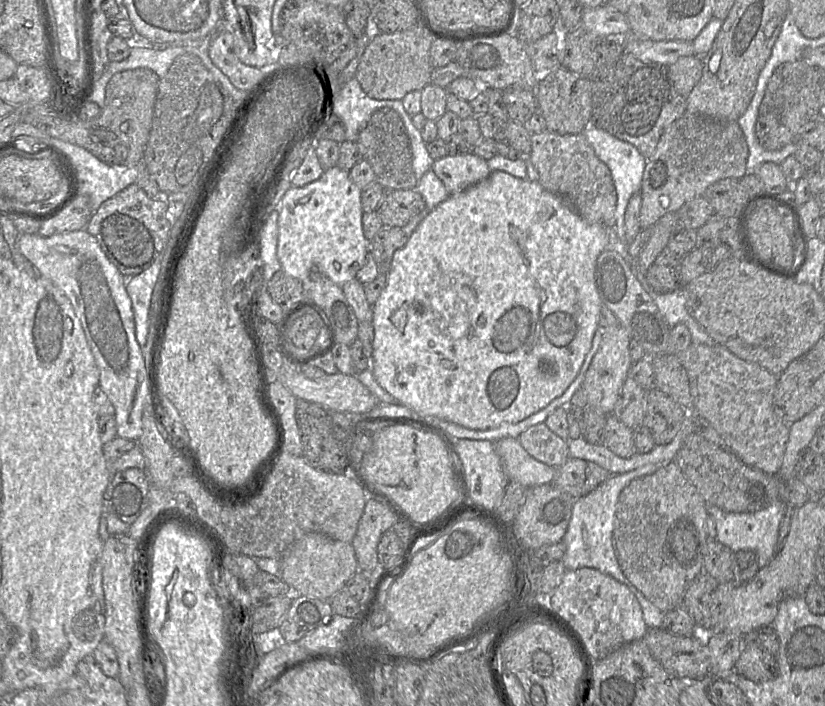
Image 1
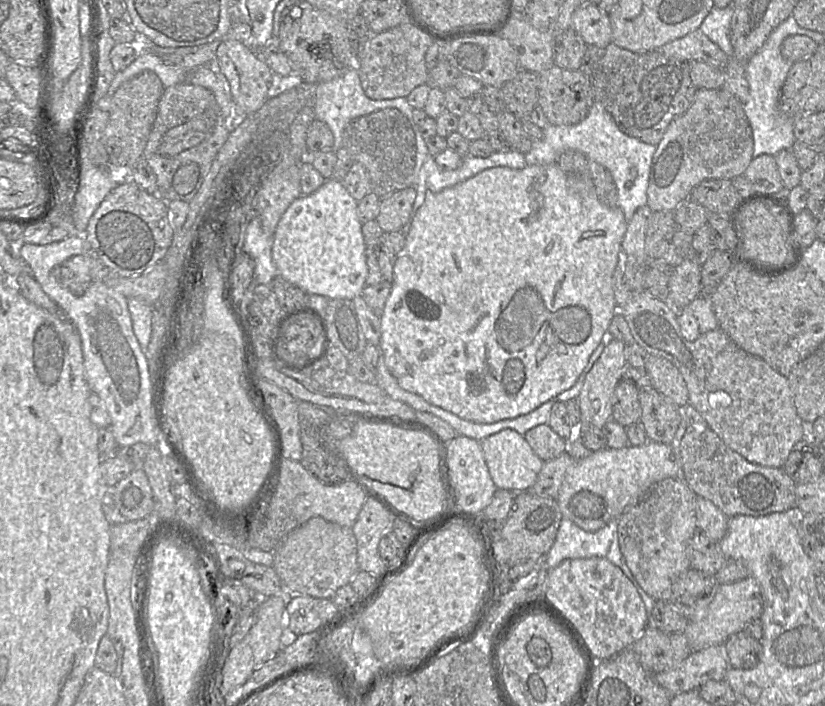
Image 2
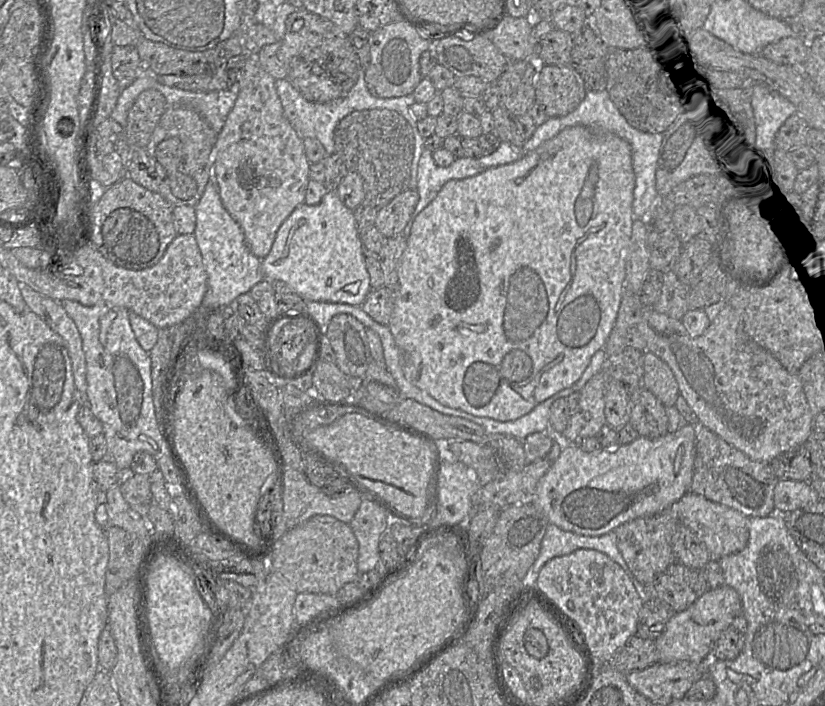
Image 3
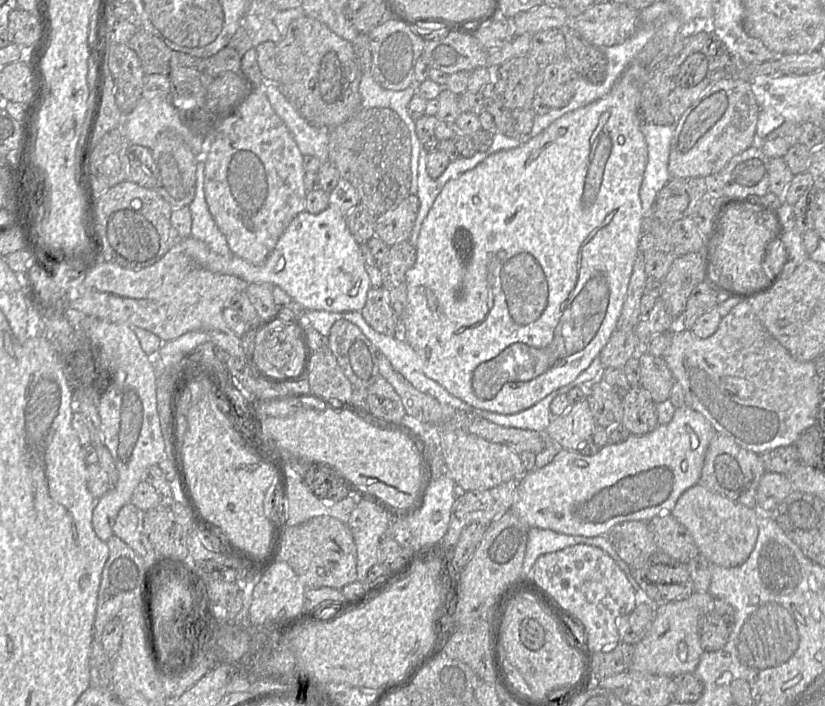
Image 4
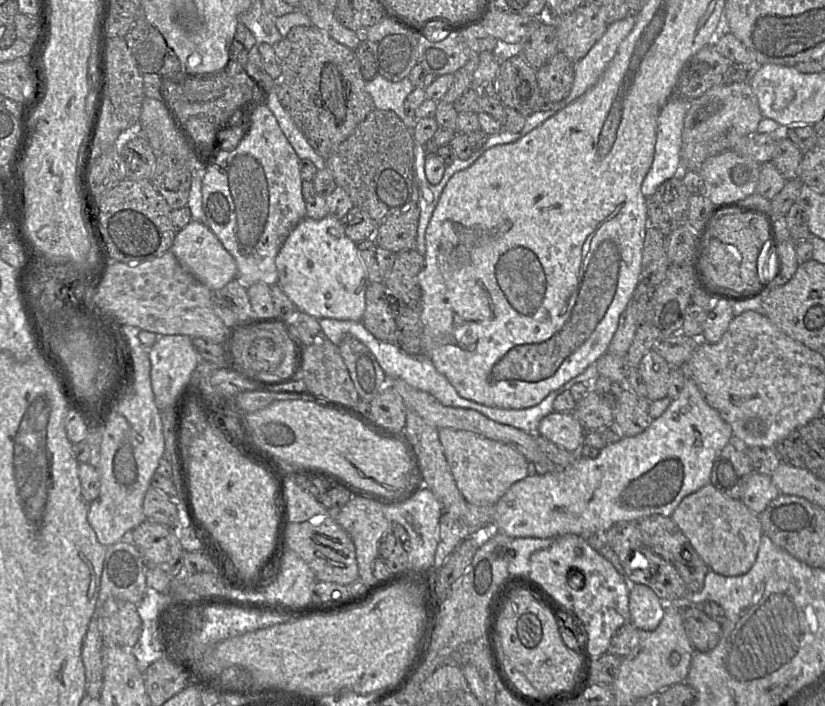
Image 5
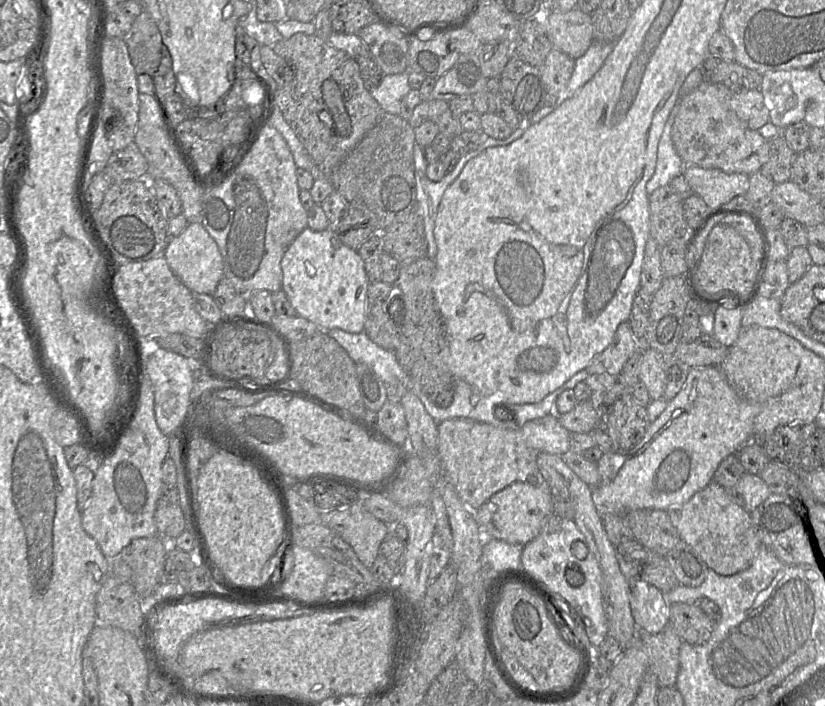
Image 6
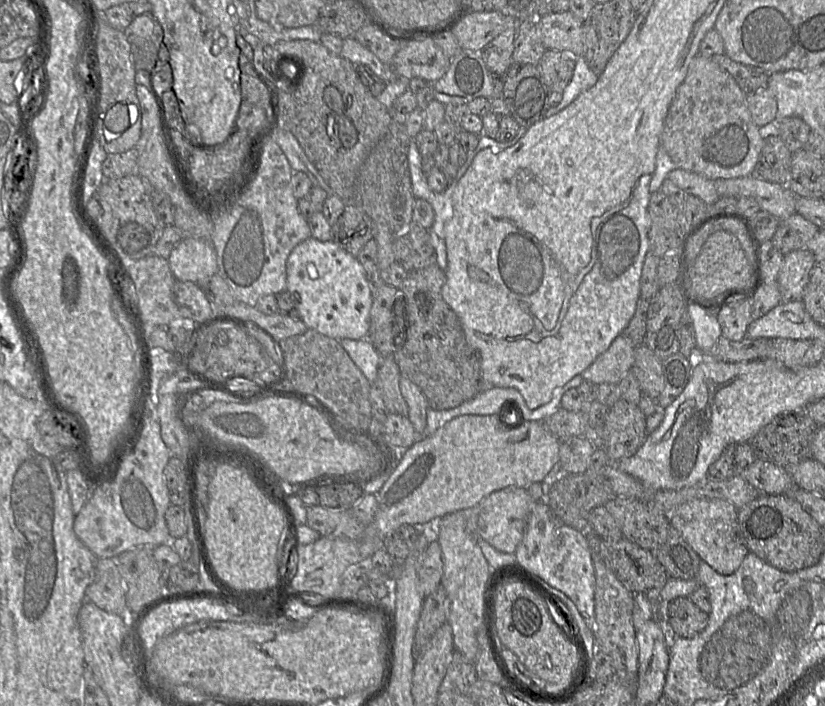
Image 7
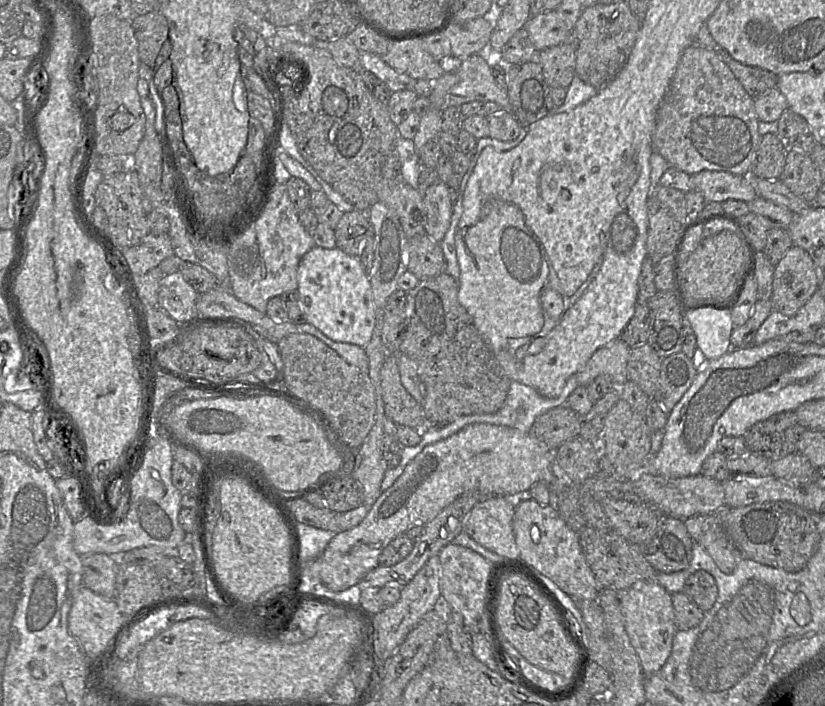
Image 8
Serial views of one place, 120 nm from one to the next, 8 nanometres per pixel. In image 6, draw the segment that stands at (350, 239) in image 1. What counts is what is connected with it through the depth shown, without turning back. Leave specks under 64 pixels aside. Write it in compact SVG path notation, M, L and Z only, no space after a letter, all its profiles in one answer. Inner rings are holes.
M190 221L180 235L170 238L162 255L173 273L191 292L212 295L224 277L223 259L218 245L198 221ZM306 227L289 245L280 265L283 272L282 289L298 316L313 322L324 331L364 331L370 281L358 252L345 246L333 227L323 231Z

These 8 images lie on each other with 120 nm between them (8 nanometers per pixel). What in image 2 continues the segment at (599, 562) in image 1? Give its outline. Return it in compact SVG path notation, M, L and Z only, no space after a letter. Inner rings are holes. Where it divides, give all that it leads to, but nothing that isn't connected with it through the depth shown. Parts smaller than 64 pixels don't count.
M563 517L556 535L556 539L551 549L546 555L545 567L547 571L557 567L563 561L567 559L577 559L577 558L591 558L591 557L601 557L606 558L612 564L617 566L622 570L624 575L631 581L631 583L636 588L638 594L640 595L645 609L648 613L648 617L655 607L656 600L649 596L639 585L634 575L628 568L625 559L621 553L619 542L618 542L618 519L613 519L608 522L605 526L600 528L595 532L588 532L577 526L571 520Z

